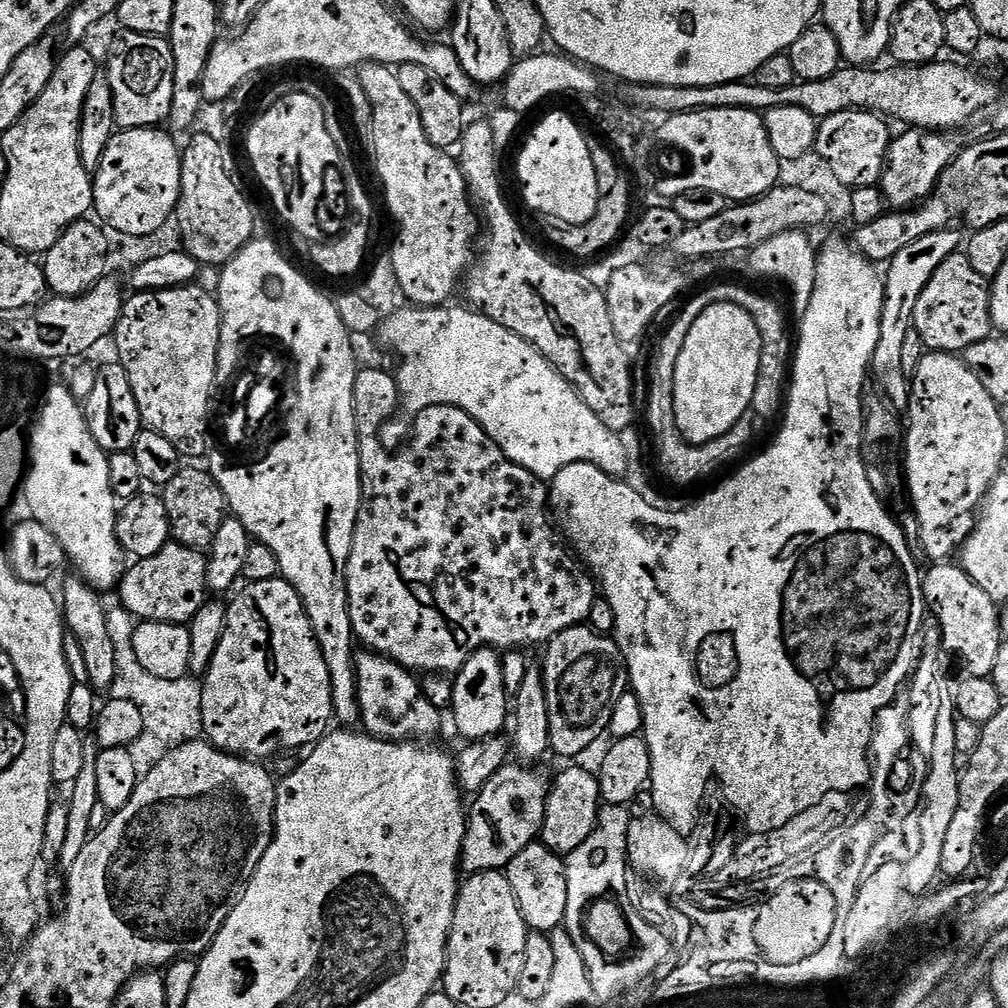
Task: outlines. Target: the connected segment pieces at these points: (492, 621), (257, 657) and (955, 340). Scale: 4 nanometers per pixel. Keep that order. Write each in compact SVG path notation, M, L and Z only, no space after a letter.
M364 367L357 371L354 382L354 414L360 439L360 513L348 559L348 609L353 637L359 643L361 640L365 649L377 652L413 674L455 674L470 658L470 654L474 654L479 648L487 646L497 650L524 650L528 648L527 644L543 645L562 630L583 625L598 598L598 584L586 571L585 565L570 551L559 527L554 523L550 515L549 489L545 481L530 474L530 470L510 462L504 451L488 437L486 430L482 430L482 426L478 426L478 422L470 418L470 414L454 406L430 406L415 413L414 438L409 439L399 450L389 451L380 441L380 427L387 420L393 419L400 407L400 387L391 371L383 372L380 368Z
M287 580L254 582L242 588L235 593L236 601L228 604L228 621L222 642L202 677L204 736L215 748L245 758L272 756L283 748L307 749L317 740L324 739L334 720L326 658L322 658L322 650L312 633L300 595Z
M963 251L953 253L934 270L918 298L912 323L921 335L925 349L933 352L963 354L970 346L993 335L989 281L970 266Z

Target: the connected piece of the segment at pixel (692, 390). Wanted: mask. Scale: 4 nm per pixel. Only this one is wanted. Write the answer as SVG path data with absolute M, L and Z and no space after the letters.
M711 304L706 306L706 310L702 310L702 314L698 314L698 318L694 318L694 326L690 326L690 330L684 339L682 346L682 354L678 354L678 362L674 366L674 390L672 391L672 416L676 420L676 430L680 436L687 440L689 444L705 444L714 438L718 438L722 434L726 434L734 427L737 422L745 419L749 415L752 402L756 398L756 383L758 382L758 366L762 358L762 338L758 334L758 326L754 322L754 318L750 318L750 314L746 314L746 310L742 310L742 306L734 306L733 304Z

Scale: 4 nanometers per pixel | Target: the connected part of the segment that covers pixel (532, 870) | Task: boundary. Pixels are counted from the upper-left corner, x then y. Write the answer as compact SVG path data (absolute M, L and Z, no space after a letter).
M537 842L526 846L526 850L522 850L508 863L506 875L510 890L514 890L518 910L531 931L550 934L563 925L568 893L568 866L565 857Z

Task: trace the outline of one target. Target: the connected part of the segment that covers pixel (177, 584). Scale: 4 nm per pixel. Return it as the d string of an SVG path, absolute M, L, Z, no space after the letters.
M169 542L165 548L158 550L158 554L145 560L136 560L133 565L120 577L118 593L124 603L123 611L129 617L137 616L137 621L157 620L167 624L187 625L194 614L198 614L204 601L209 599L206 582L208 562L203 551Z

